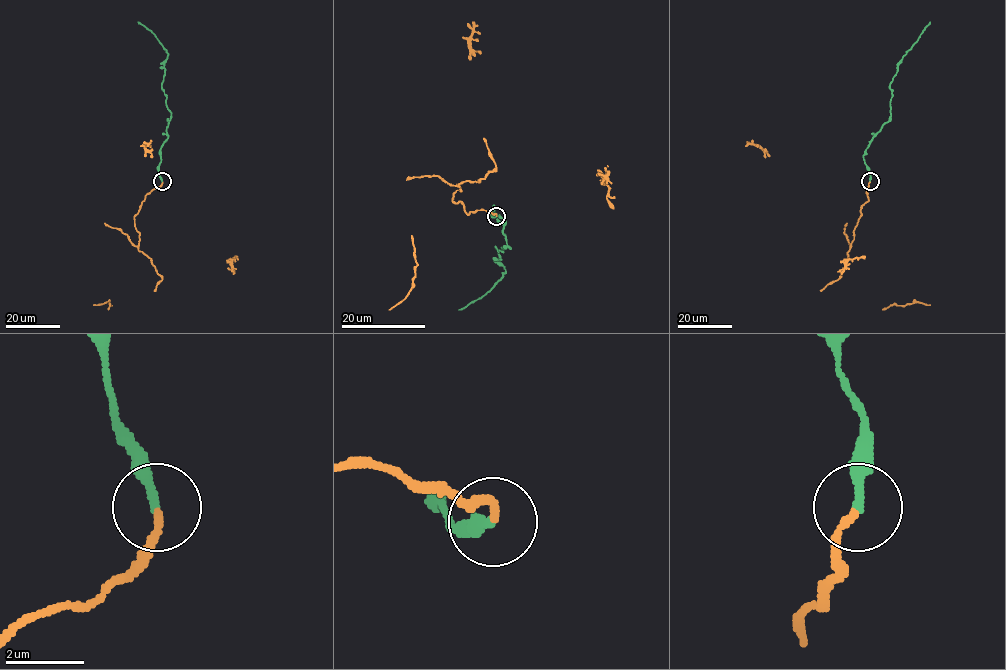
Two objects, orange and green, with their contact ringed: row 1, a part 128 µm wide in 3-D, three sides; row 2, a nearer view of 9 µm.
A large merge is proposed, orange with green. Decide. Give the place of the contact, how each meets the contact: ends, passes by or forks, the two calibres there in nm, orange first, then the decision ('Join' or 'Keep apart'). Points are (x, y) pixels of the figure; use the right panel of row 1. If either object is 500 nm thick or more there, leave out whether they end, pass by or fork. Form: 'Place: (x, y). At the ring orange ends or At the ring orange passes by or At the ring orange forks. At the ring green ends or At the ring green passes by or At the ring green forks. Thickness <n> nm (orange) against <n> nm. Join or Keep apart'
Place: (870, 181). At the ring orange ends. At the ring green ends. Thickness 200 nm (orange) against 240 nm. Join

